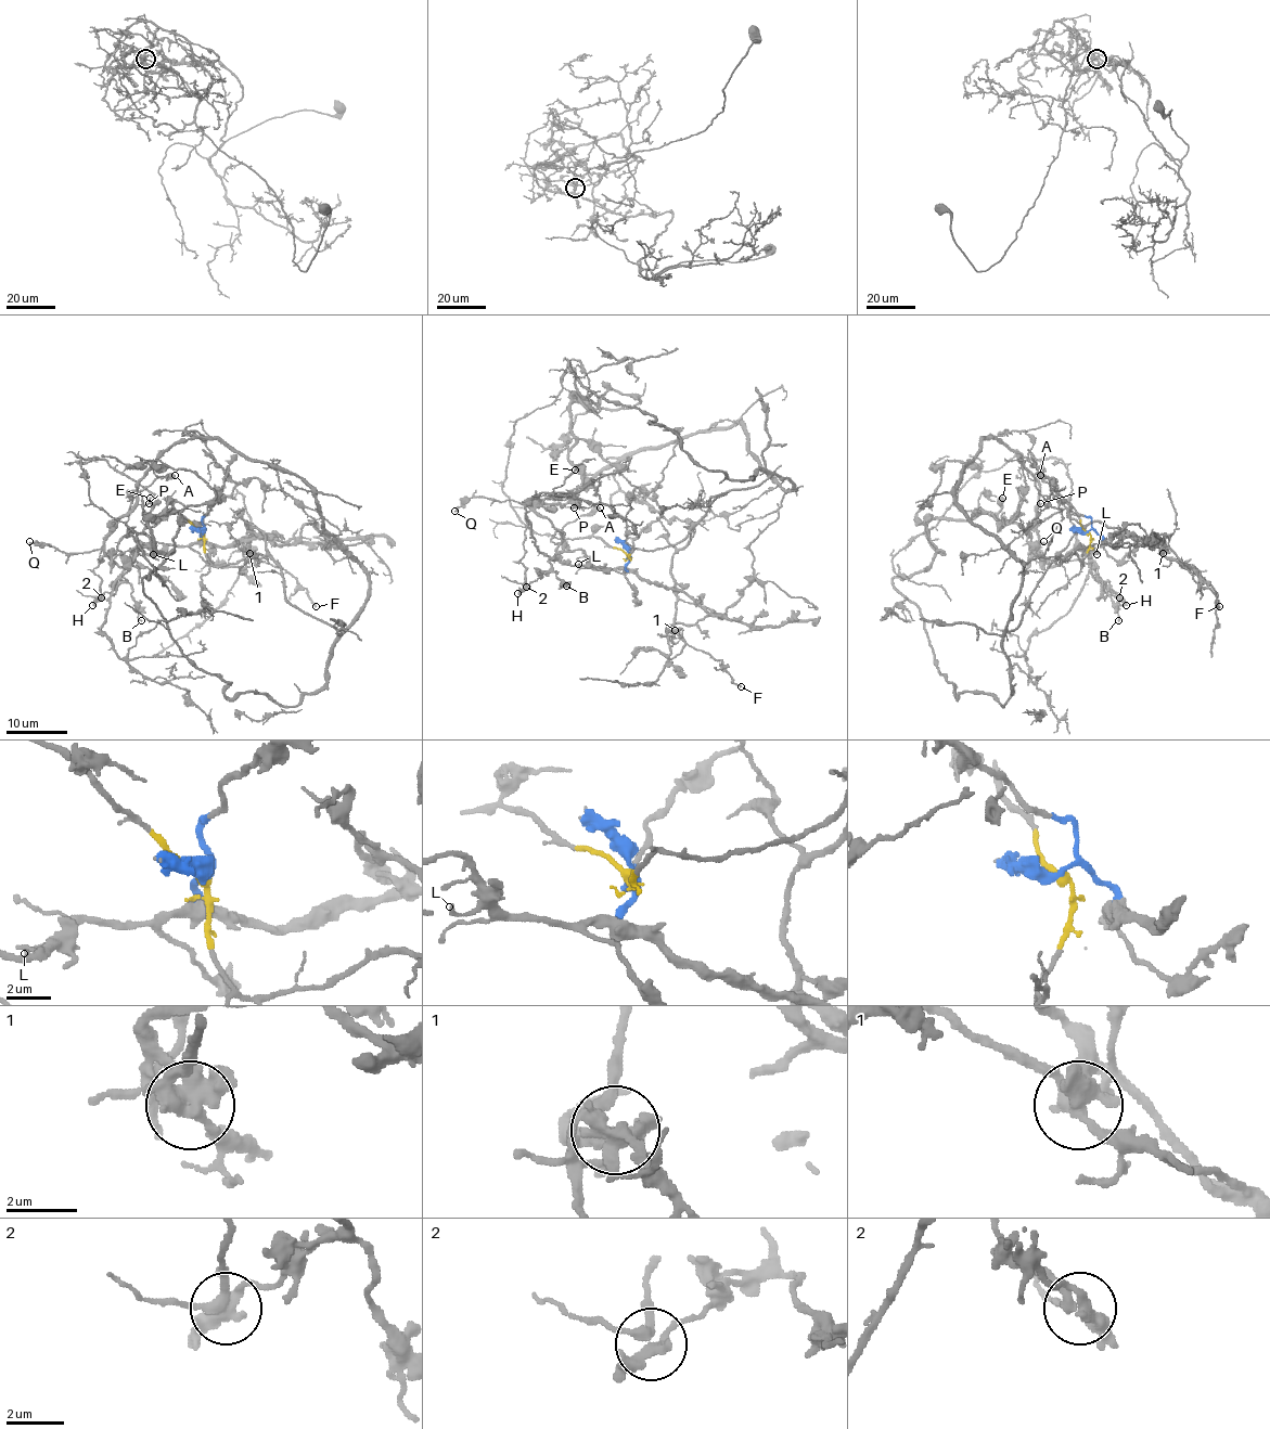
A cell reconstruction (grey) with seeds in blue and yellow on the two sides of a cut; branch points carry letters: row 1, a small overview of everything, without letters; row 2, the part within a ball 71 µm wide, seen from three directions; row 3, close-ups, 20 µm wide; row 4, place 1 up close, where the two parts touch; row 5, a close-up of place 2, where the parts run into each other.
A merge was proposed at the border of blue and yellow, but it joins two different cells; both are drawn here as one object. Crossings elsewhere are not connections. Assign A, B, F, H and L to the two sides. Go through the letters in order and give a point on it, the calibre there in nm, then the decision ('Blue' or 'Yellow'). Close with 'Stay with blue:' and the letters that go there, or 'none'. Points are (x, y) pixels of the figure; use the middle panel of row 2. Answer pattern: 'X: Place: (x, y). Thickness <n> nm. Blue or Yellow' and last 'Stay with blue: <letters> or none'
A: Place: (600, 507). Thickness 550 nm. Blue
B: Place: (566, 586). Thickness 150 nm. Blue
F: Place: (741, 686). Thickness 220 nm. Yellow
H: Place: (517, 593). Thickness 380 nm. Blue
L: Place: (578, 564). Thickness 160 nm. Blue
Stay with blue: A, B, H, L

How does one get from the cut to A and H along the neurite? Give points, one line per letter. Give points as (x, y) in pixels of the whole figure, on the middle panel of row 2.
A: (629, 554), (625, 569), (597, 568), (580, 550), (566, 551), (551, 540), (554, 532), (600, 506)
H: (629, 554), (625, 569), (597, 568), (580, 550), (563, 551), (548, 561), (551, 565), (517, 594)

